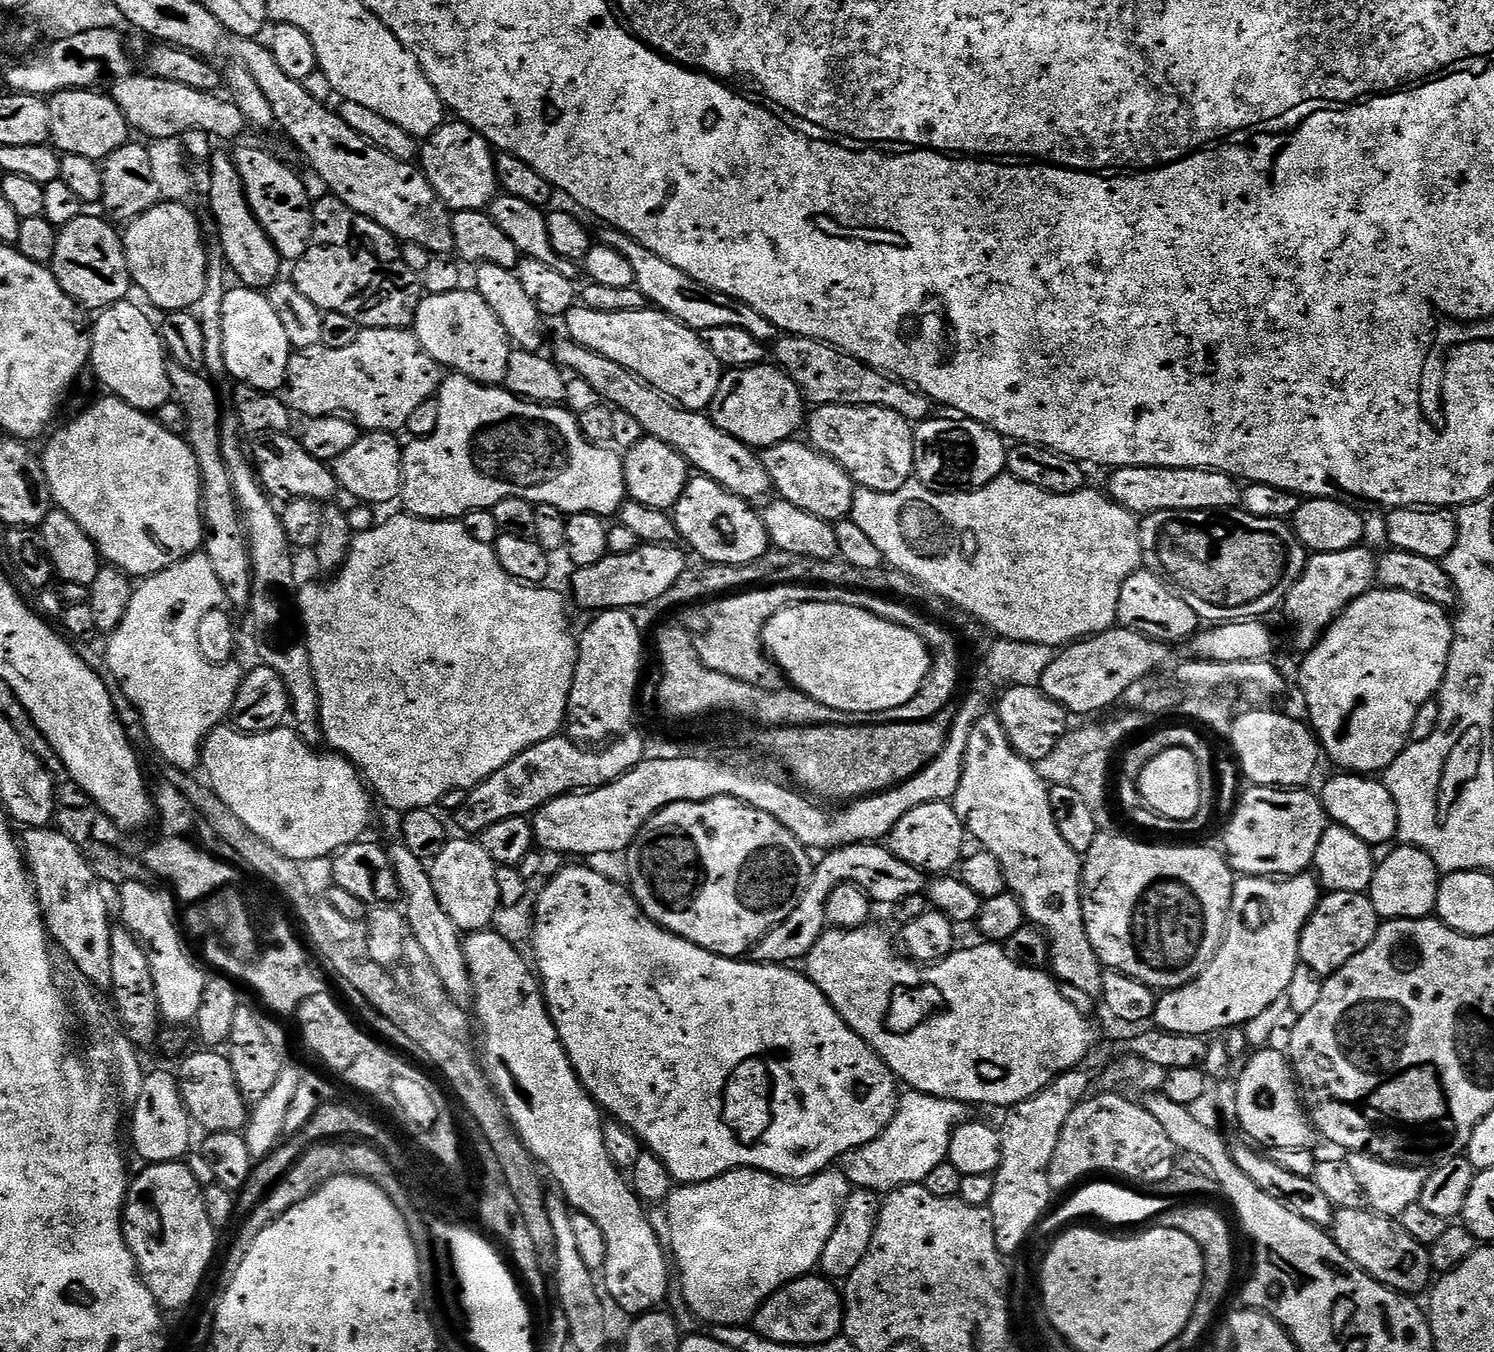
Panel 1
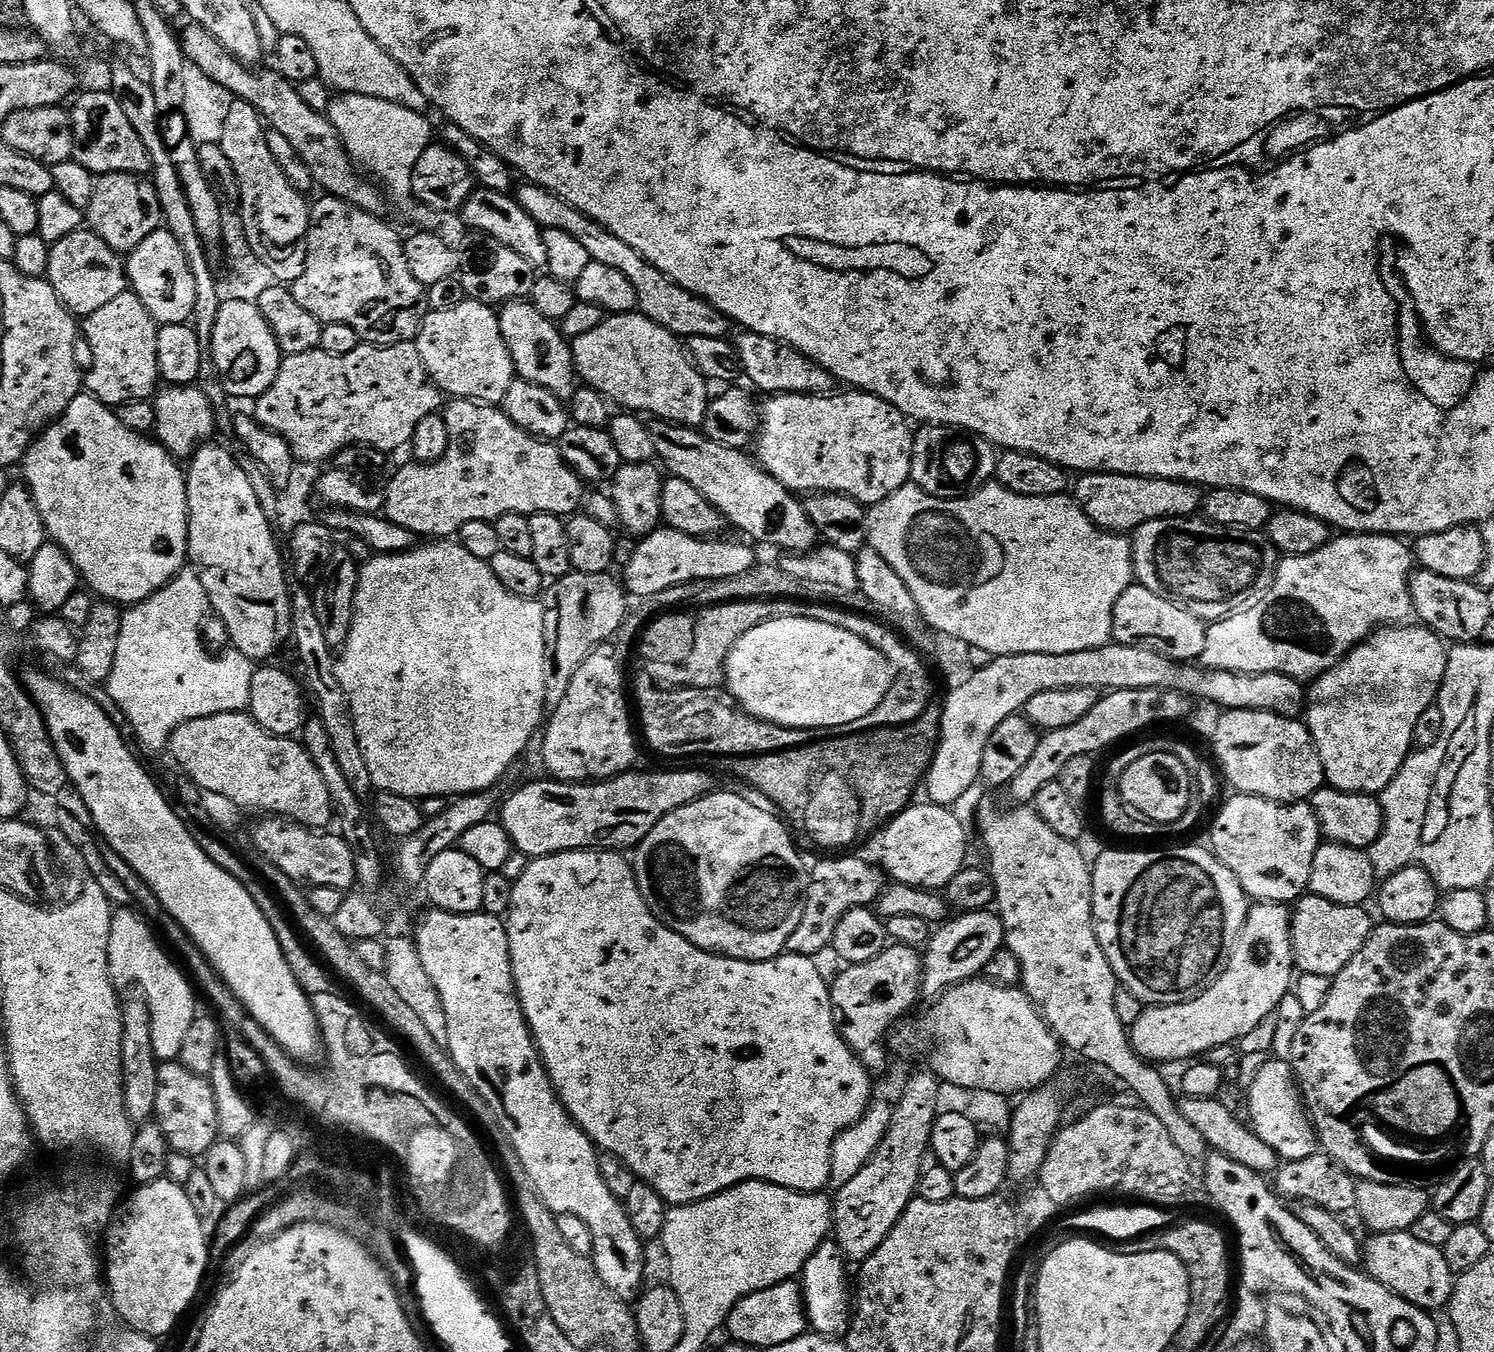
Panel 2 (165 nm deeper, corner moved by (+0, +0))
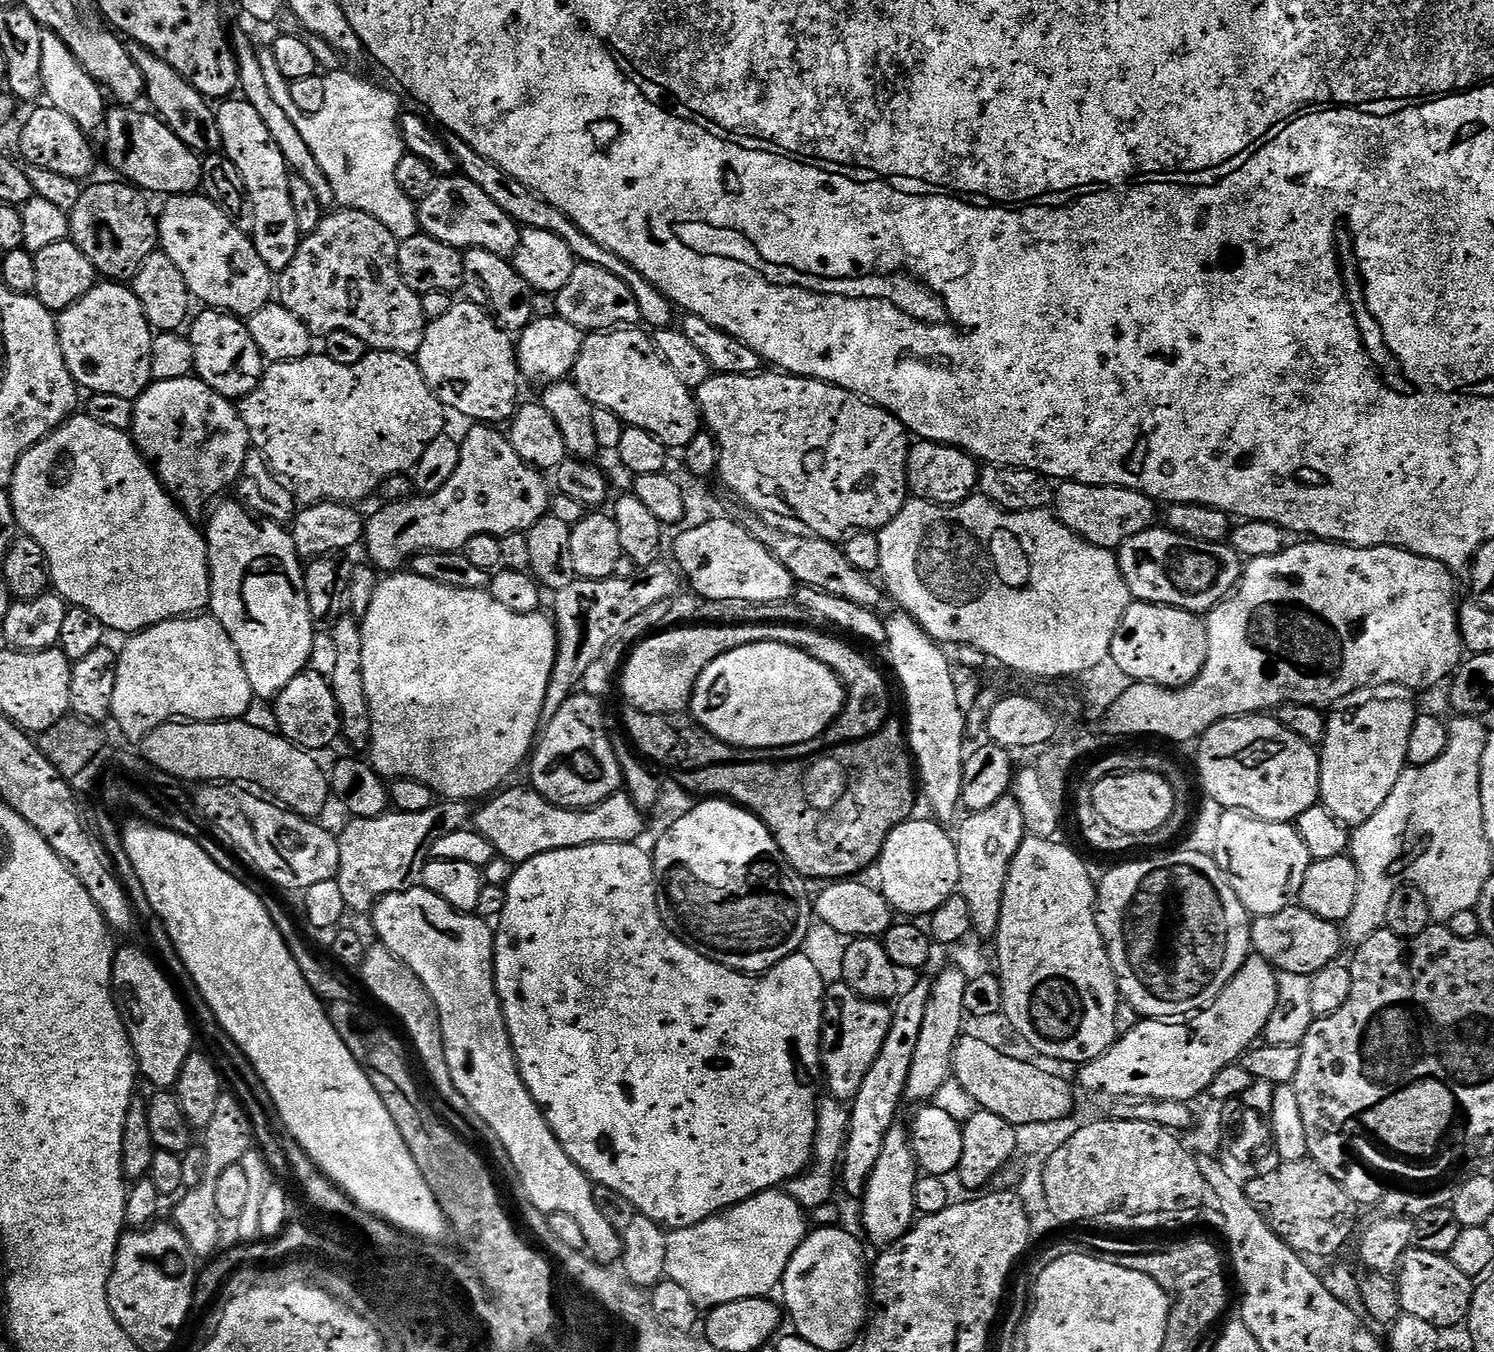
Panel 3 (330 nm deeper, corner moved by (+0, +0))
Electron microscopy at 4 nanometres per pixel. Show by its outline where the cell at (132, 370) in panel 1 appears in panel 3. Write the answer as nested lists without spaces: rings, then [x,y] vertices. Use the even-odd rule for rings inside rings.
[[[120,282],[97,283],[82,299],[59,313],[56,329],[66,366],[81,389],[88,388],[89,393],[118,394],[118,398],[135,401],[153,383],[150,350],[154,329],[131,287]]]

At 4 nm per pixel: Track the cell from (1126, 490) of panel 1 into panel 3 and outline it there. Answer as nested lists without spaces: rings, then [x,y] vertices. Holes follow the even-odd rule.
[[[1073,480],[1057,483],[1054,488],[1054,511],[1056,516],[1074,534],[1099,548],[1119,549],[1126,538],[1142,534],[1158,520],[1157,501],[1142,494],[1139,488],[1118,486],[1094,486]]]

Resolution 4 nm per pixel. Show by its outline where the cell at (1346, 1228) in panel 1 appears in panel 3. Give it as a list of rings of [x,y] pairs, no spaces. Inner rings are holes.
[[[1411,1247],[1400,1259],[1395,1281],[1400,1292],[1400,1307],[1407,1315],[1441,1330],[1456,1328],[1459,1324],[1461,1327],[1467,1321],[1468,1311],[1472,1308],[1474,1280],[1462,1274],[1462,1270],[1458,1270],[1458,1266],[1454,1266],[1454,1262],[1450,1262],[1447,1256]]]

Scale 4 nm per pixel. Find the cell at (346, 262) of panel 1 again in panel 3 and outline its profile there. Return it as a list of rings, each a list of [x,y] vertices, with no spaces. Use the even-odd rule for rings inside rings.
[[[337,207],[329,211],[318,222],[318,230],[307,233],[301,239],[294,254],[294,262],[278,276],[278,300],[302,318],[313,334],[327,334],[334,330],[346,330],[358,334],[369,349],[377,352],[397,352],[403,356],[415,357],[422,346],[426,321],[420,296],[402,282],[398,270],[398,241],[378,218],[353,208]]]

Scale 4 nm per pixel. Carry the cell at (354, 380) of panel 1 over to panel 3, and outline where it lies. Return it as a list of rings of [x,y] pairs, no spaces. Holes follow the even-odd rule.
[[[372,350],[362,358],[362,362],[354,362],[354,366],[342,366],[323,354],[313,354],[294,362],[268,364],[256,389],[243,396],[239,401],[238,411],[248,431],[251,447],[262,453],[266,462],[272,467],[272,471],[287,483],[288,487],[292,489],[292,495],[304,506],[320,504],[324,500],[336,500],[339,504],[352,504],[360,502],[356,500],[366,499],[371,492],[375,493],[380,484],[392,475],[411,473],[412,469],[416,467],[418,458],[422,458],[422,450],[434,437],[445,431],[444,420],[440,417],[441,402],[430,390],[426,378],[422,378],[422,370],[417,366],[413,357],[403,356],[397,352]]]

